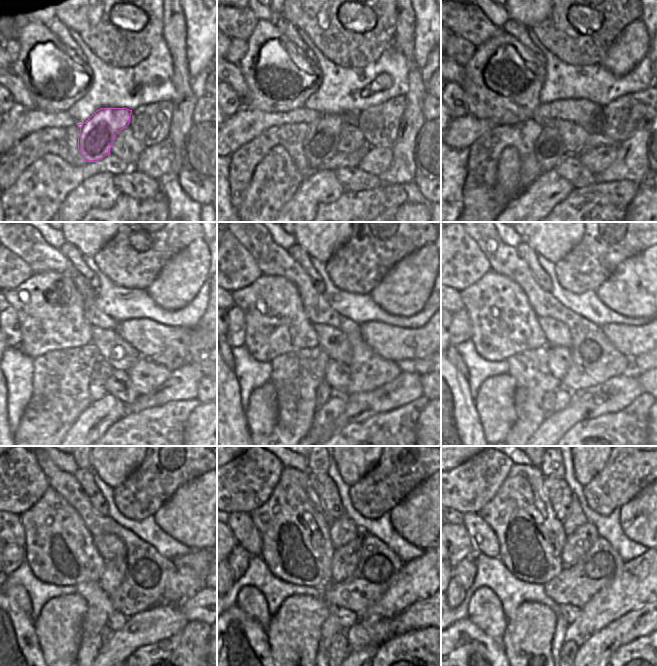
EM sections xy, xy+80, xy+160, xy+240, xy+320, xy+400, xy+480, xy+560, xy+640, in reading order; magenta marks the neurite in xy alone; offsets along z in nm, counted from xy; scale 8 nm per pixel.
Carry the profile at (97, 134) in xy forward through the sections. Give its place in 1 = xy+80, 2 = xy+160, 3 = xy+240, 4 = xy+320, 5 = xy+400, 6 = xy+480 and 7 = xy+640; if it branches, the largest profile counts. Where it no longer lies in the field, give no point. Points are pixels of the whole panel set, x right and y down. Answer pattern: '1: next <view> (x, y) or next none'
1: next xy+80 (320, 144)
2: next xy+160 (549, 149)
3: next xy+240 (101, 371)
4: next xy+320 (323, 392)
5: next xy+400 (548, 400)
6: next xy+480 (106, 632)
7: next xy+640 (569, 649)

